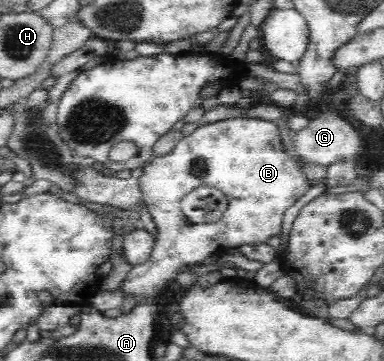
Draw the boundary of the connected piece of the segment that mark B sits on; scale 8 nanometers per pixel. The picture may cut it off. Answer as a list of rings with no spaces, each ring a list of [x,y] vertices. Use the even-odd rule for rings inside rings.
[[[230,118],[199,125],[194,132],[184,135],[170,152],[153,155],[145,162],[139,186],[142,204],[148,208],[156,226],[156,236],[153,236],[155,243],[150,258],[144,264],[133,266],[118,288],[126,302],[132,300],[137,305],[153,302],[162,290],[170,286],[179,271],[190,264],[199,263],[212,254],[219,255],[228,247],[260,244],[278,235],[286,209],[310,189],[297,164],[286,154],[277,125],[258,118]],[[198,186],[212,186],[226,195],[226,212],[216,222],[193,225],[180,208],[186,194]]]

